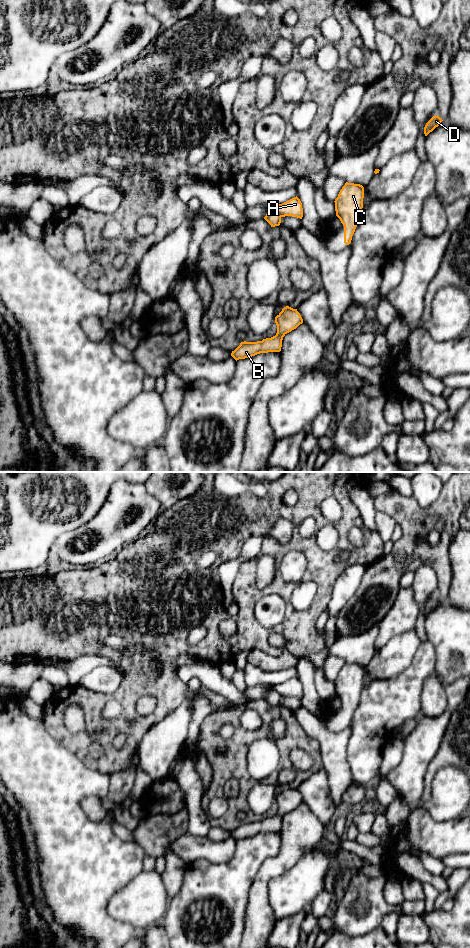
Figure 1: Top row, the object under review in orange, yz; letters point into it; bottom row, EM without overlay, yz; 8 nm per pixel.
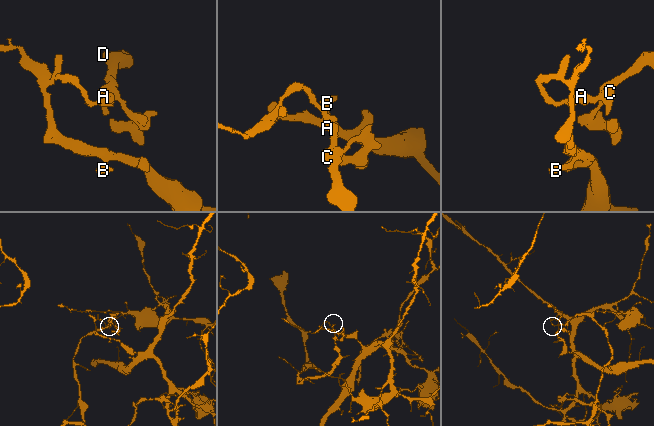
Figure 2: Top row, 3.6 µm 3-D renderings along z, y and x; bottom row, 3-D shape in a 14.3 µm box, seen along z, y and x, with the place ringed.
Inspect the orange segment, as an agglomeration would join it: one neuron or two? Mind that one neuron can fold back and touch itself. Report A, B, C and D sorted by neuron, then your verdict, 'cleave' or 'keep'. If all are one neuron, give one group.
A C D / B; cleave

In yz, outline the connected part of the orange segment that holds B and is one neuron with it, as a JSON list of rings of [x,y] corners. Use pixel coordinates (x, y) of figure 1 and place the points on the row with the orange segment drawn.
[[[286,306],[275,317],[275,323],[277,325],[277,333],[275,336],[257,342],[241,342],[232,351],[231,356],[237,361],[260,353],[280,352],[283,337],[302,324],[303,319],[297,309]]]

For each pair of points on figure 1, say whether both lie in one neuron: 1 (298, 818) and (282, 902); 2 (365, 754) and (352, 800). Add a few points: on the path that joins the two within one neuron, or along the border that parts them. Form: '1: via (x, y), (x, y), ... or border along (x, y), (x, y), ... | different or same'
1: border along (304, 853), (289, 869), (275, 876), (268, 883) | different
2: border along (353, 782), (359, 785) | different

